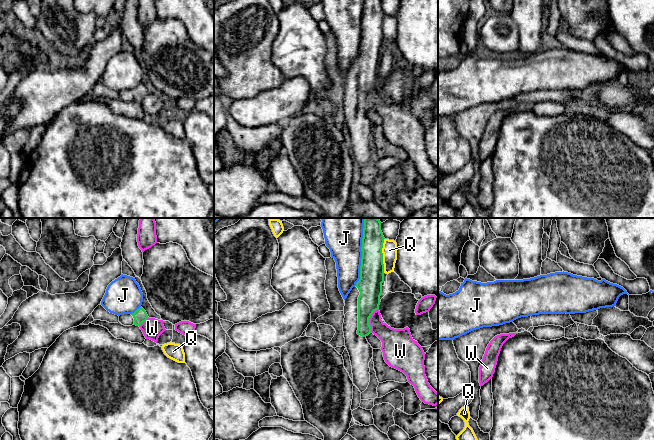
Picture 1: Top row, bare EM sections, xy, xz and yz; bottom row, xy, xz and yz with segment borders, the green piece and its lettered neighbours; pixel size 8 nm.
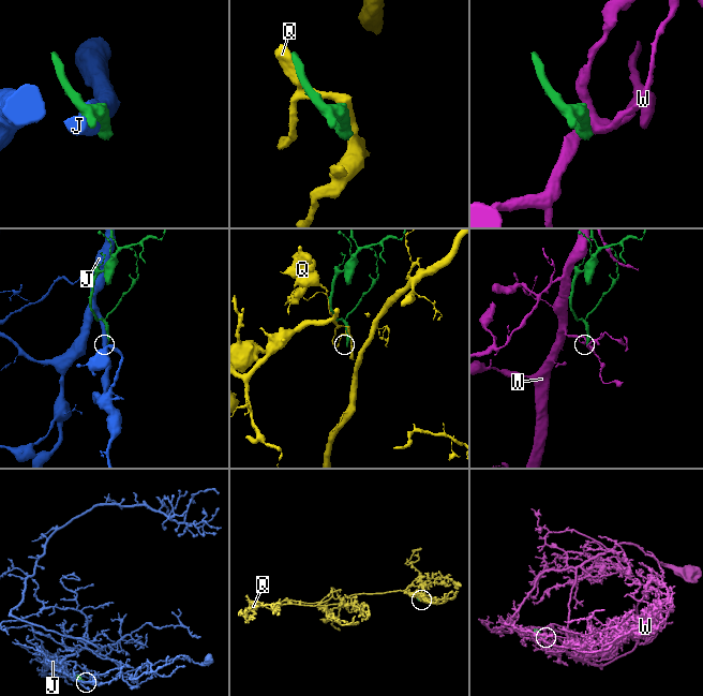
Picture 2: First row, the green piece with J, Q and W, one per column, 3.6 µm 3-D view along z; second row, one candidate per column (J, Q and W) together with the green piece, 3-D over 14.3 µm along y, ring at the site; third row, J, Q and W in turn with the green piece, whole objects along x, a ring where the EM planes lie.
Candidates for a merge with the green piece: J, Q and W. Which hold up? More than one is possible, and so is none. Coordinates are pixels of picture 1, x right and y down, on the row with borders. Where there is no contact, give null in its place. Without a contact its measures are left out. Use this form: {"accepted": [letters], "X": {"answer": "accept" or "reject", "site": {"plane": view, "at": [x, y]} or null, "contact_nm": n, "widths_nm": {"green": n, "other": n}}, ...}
{"accepted": [], "J": {"answer": "reject", "site": {"plane": "xz", "at": [362, 252]}, "contact_nm": 550, "widths_nm": {"green": 190, "other": 320}}, "Q": {"answer": "reject", "site": {"plane": "xz", "at": [382, 255]}, "contact_nm": 280, "widths_nm": {"green": 190, "other": 120}}, "W": {"answer": "reject", "site": {"plane": "xz", "at": [368, 320]}, "contact_nm": 200, "widths_nm": {"green": 180, "other": 180}}}

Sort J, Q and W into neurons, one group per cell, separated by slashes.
J / Q / W

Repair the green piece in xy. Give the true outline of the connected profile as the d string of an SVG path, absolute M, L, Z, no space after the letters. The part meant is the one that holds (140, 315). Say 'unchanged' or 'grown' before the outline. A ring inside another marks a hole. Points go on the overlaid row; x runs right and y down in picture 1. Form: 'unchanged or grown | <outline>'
grown | M140 307L132 314L122 314L119 316L119 322L124 326L140 326L148 319L146 311Z

